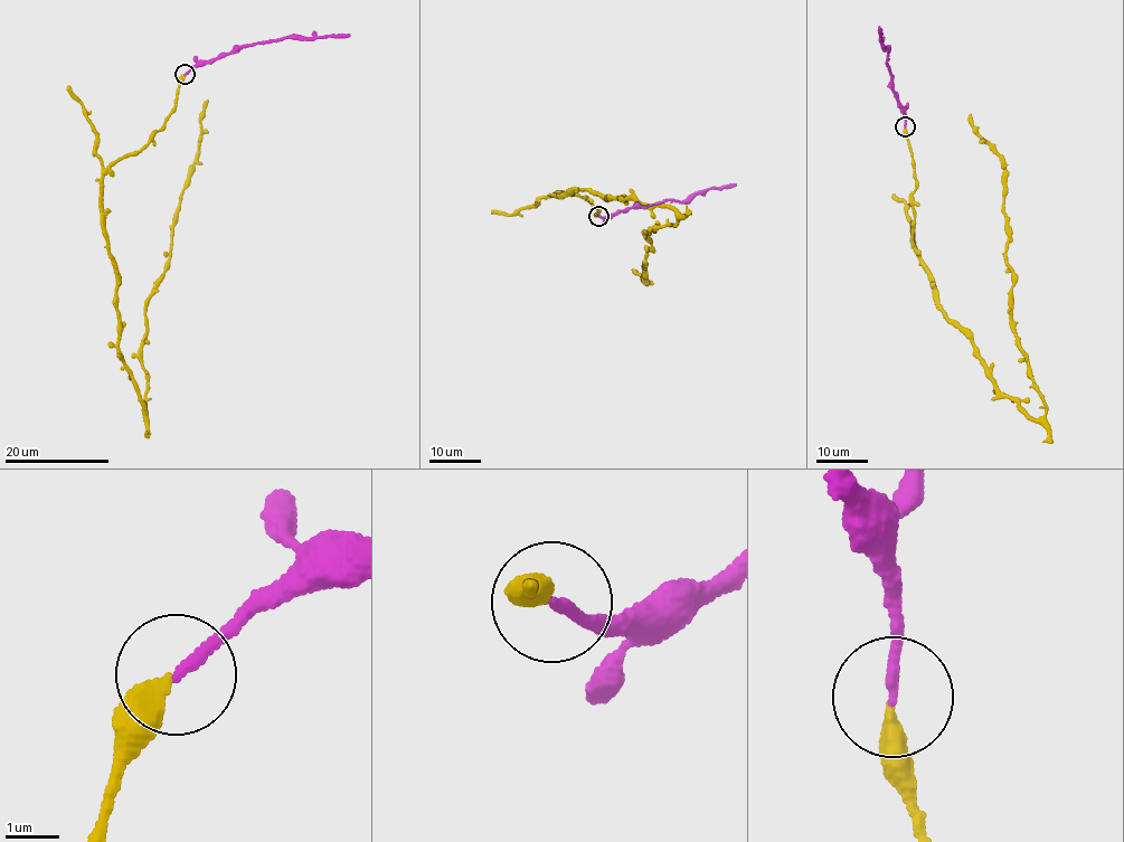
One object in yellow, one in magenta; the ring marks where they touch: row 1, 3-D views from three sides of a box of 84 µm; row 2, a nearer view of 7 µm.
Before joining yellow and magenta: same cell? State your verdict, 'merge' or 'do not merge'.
merge

